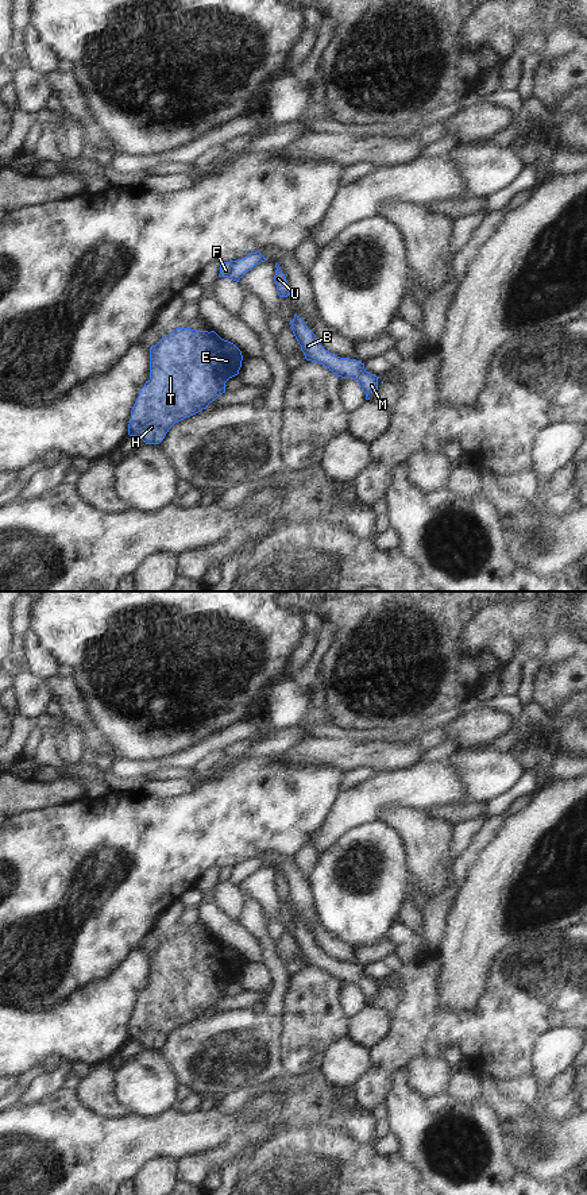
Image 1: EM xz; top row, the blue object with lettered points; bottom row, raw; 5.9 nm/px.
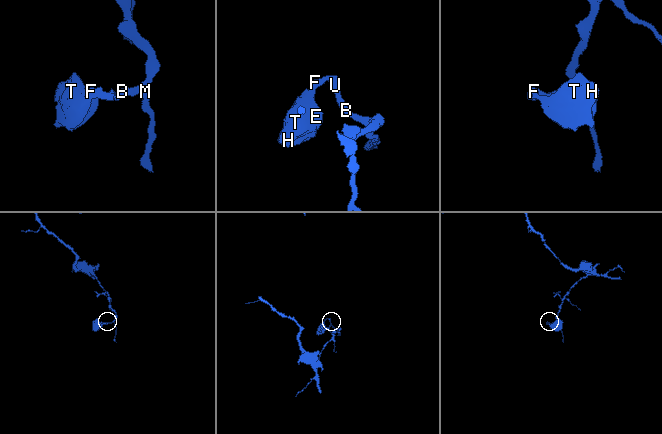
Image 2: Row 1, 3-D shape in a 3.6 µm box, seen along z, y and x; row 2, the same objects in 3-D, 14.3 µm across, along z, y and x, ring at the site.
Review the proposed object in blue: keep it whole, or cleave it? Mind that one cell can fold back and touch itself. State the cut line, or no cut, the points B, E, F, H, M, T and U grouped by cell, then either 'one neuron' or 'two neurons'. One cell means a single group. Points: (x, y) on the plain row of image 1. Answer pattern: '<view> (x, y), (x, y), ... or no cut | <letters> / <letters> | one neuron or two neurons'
no cut | B E F H M T U | one neuron

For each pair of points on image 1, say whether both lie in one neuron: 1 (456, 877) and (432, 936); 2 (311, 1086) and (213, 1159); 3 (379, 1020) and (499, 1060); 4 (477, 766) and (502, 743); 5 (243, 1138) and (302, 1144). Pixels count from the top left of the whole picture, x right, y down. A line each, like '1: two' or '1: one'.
1: one
2: one
3: two
4: two
5: two

